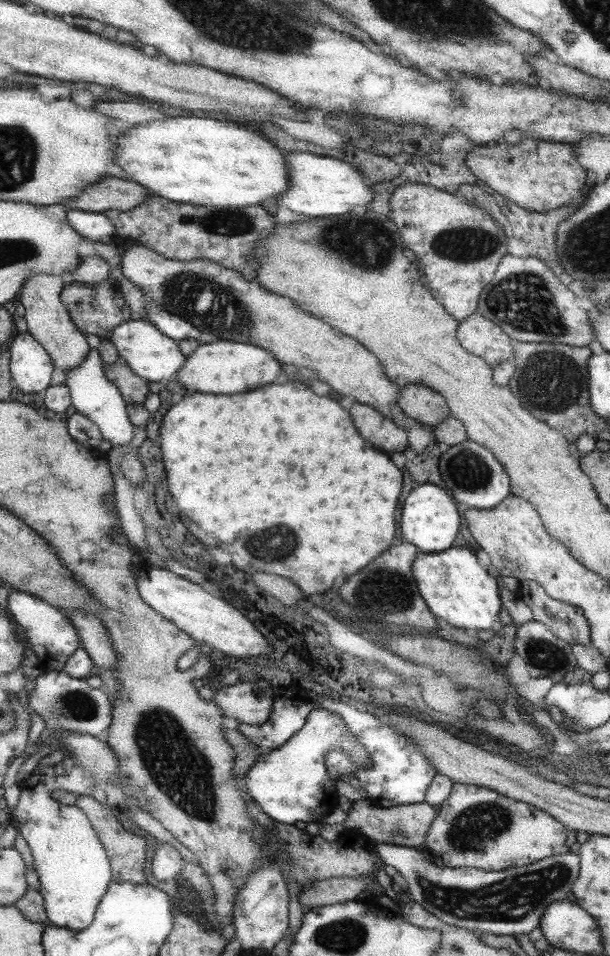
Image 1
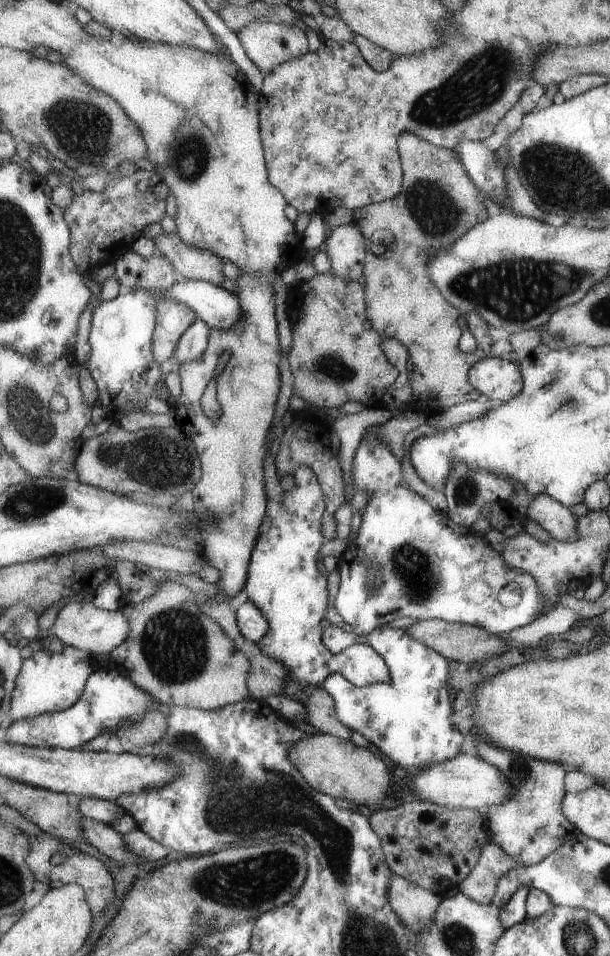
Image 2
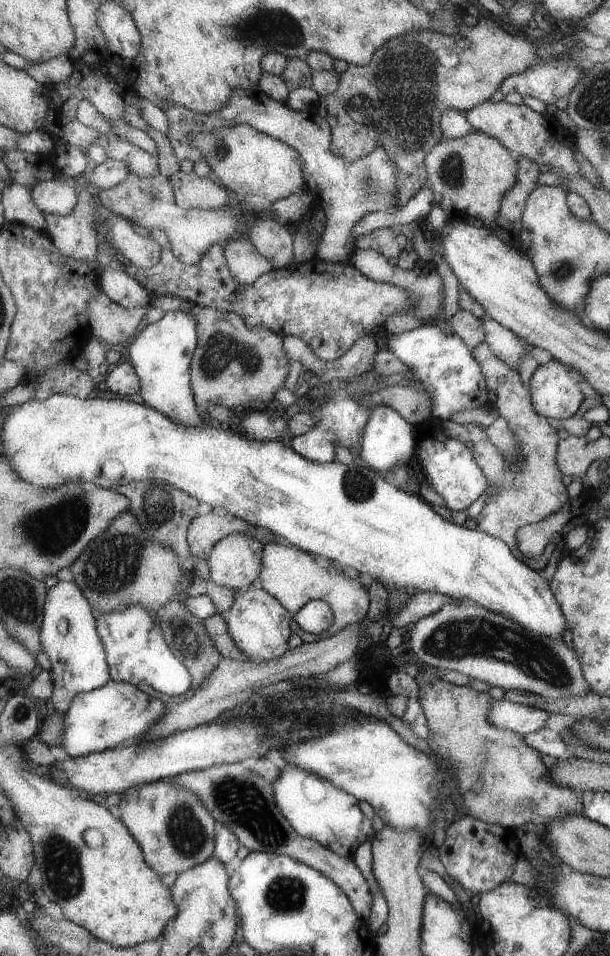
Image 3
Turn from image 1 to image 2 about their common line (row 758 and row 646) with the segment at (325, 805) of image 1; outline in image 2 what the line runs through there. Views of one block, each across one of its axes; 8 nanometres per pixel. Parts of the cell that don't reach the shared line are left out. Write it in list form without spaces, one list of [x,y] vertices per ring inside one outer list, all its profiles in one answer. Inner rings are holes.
[[[303,464],[297,467],[292,474],[294,484],[289,492],[283,492],[281,502],[278,502],[278,514],[270,519],[270,526],[256,538],[251,556],[248,562],[247,581],[244,582],[245,595],[261,612],[268,621],[268,629],[263,638],[256,642],[260,651],[269,658],[276,660],[288,669],[288,681],[284,686],[284,694],[294,701],[303,701],[306,698],[304,687],[314,687],[321,689],[325,678],[329,674],[345,674],[349,682],[356,687],[380,683],[389,677],[388,666],[384,658],[381,658],[378,650],[372,646],[355,643],[338,654],[331,654],[323,644],[321,644],[321,618],[325,616],[325,606],[327,606],[327,590],[325,590],[325,576],[319,574],[316,568],[315,559],[317,550],[324,543],[323,535],[319,531],[321,524],[321,514],[324,511],[324,502],[320,489],[319,479],[310,467]]]

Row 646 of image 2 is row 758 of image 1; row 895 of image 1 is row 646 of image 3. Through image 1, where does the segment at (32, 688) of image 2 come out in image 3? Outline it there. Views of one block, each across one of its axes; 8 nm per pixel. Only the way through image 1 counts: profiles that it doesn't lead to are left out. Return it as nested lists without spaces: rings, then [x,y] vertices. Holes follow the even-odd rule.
[[[74,580],[58,582],[48,590],[40,638],[43,651],[51,662],[49,672],[54,688],[51,698],[59,713],[67,714],[79,694],[101,689],[113,680],[109,672],[106,647],[97,632],[97,618],[91,603]]]

